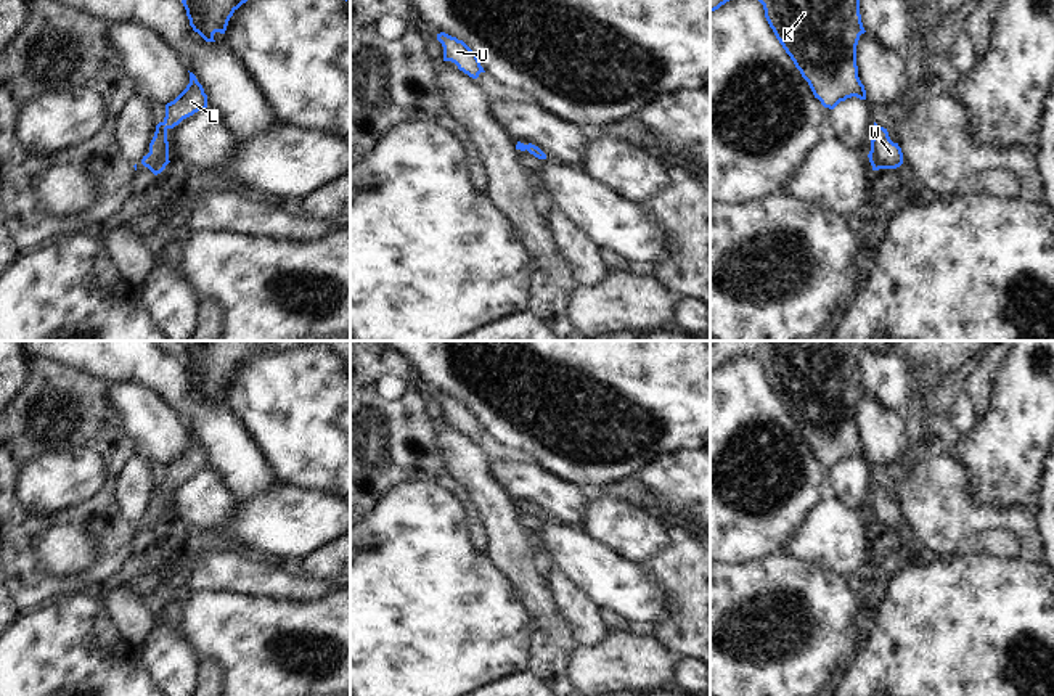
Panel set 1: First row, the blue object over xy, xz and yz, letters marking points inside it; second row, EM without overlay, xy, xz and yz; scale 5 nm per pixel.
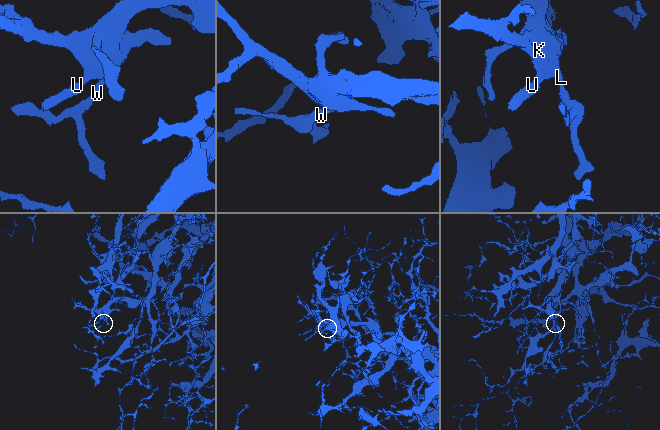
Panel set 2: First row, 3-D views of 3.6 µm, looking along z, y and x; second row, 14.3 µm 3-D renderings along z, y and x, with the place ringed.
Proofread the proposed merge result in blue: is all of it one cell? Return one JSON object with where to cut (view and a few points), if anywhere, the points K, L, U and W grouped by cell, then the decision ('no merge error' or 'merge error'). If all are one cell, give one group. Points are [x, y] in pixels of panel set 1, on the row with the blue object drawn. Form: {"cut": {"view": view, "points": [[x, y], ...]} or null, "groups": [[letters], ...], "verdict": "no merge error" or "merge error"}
{"cut": null, "groups": [["K", "L", "U", "W"]], "verdict": "no merge error"}

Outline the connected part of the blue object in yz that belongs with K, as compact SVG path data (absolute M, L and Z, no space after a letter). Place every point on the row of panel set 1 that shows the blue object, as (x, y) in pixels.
M758 0L776 39L808 82L815 98L834 109L840 101L856 96L866 100L858 77L856 45L864 27L860 0Z

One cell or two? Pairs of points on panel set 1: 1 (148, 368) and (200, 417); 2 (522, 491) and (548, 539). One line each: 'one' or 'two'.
1: one
2: two

